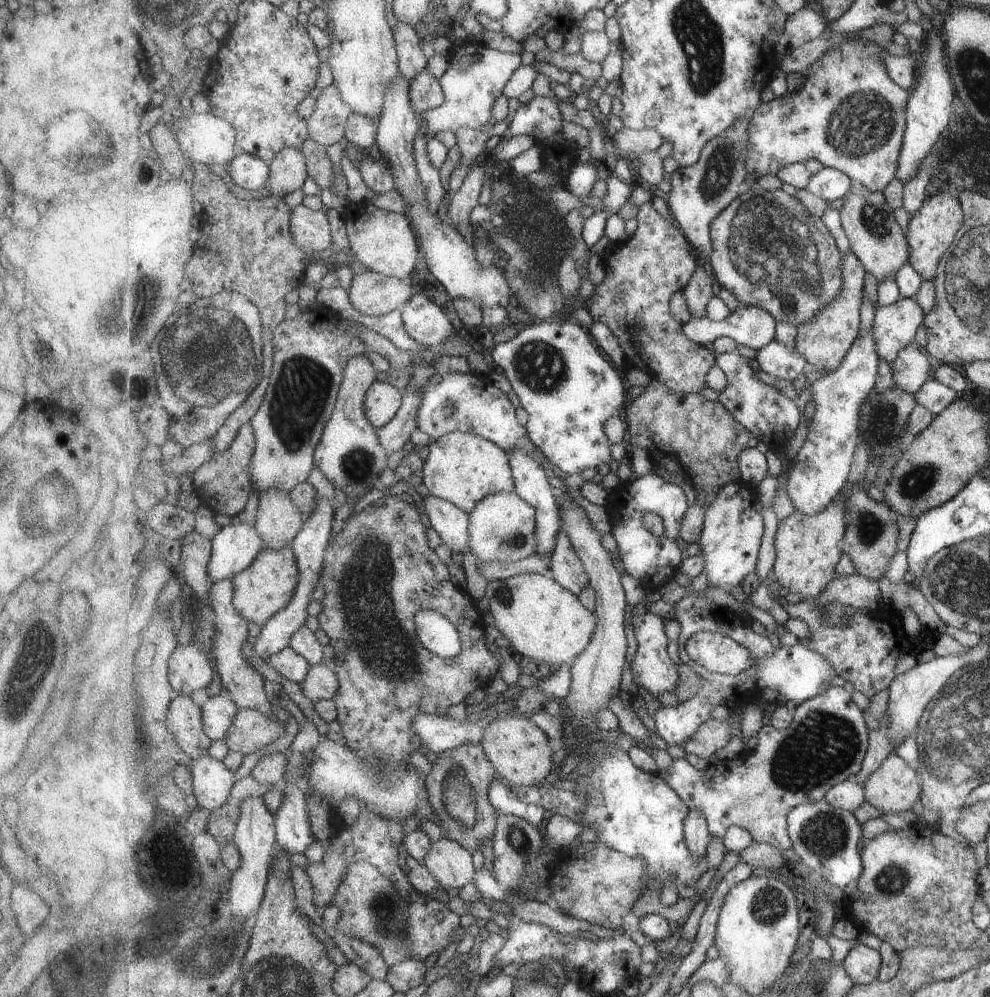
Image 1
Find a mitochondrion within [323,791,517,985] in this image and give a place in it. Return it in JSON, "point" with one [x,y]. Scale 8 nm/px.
{"point":[387,910]}

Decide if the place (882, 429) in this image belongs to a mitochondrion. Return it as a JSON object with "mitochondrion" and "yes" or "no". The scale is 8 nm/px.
{"mitochondrion":"yes"}

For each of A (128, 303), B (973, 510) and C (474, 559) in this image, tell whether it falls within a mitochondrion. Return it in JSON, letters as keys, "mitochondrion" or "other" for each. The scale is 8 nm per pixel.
{"A":"mitochondrion","B":"other","C":"other"}

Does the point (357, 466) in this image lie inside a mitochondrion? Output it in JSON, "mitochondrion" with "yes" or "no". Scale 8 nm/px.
{"mitochondrion":"yes"}

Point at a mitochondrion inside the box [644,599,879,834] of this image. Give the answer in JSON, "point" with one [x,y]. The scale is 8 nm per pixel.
{"point":[825,744]}

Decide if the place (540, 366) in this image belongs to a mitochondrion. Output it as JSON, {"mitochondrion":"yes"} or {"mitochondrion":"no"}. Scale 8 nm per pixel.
{"mitochondrion":"yes"}

